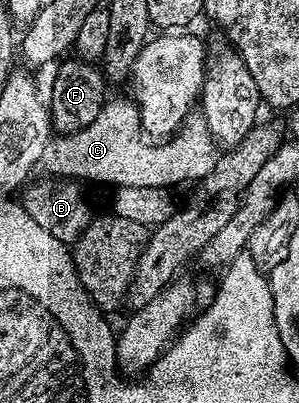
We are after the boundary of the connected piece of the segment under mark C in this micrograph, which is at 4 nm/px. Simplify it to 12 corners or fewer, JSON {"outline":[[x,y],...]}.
{"outline":[[108,100],[89,126],[52,136],[40,170],[114,188],[197,183],[215,160],[143,143],[138,108]]}

